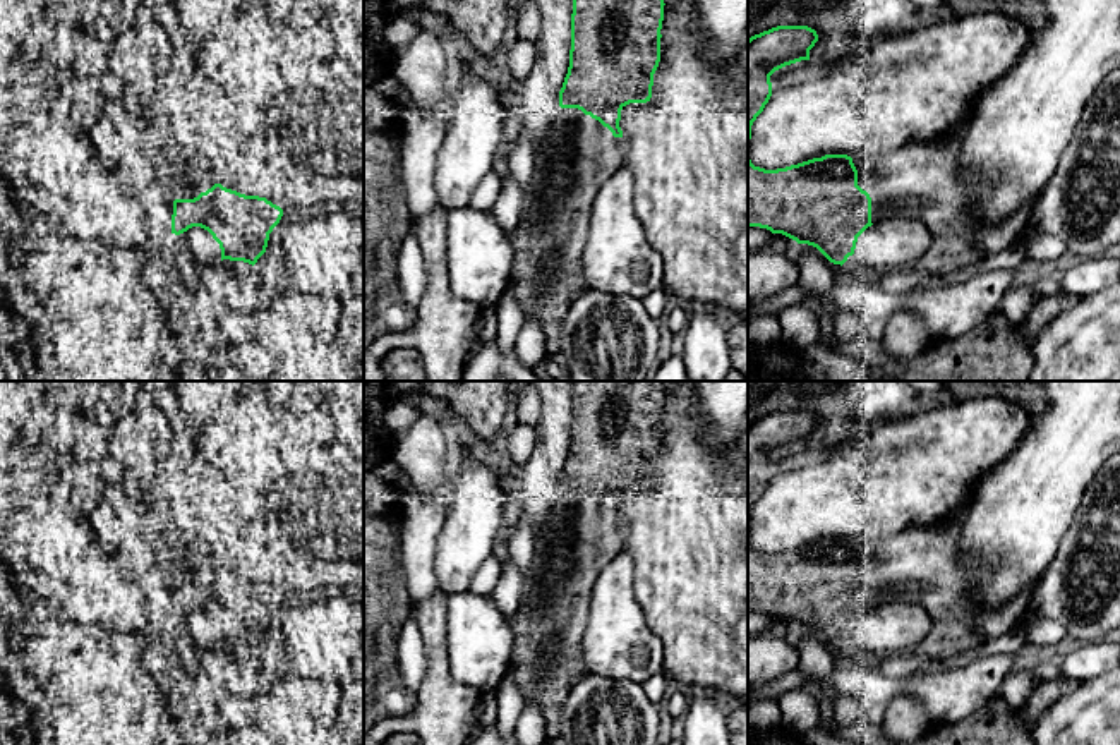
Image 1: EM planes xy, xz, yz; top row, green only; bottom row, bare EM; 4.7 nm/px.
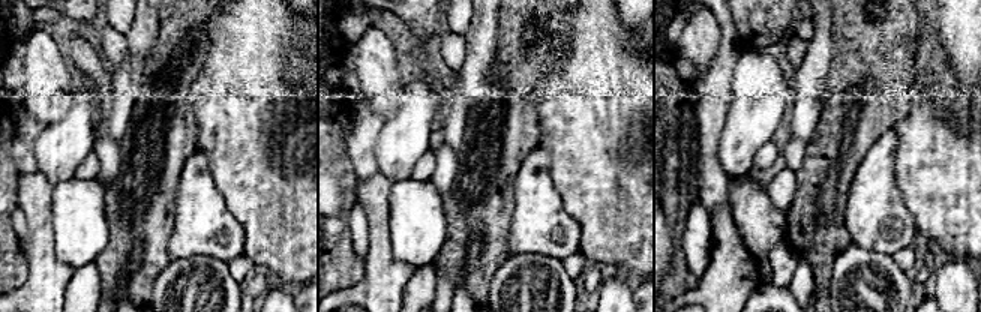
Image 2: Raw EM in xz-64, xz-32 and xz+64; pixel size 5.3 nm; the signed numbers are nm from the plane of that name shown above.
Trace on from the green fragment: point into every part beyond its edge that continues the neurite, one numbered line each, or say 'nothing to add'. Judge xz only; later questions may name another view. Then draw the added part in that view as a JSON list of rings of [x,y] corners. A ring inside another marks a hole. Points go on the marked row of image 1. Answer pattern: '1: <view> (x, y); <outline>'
1: xz (577, 155); [[[561,108],[549,125],[539,149],[520,223],[508,235],[513,268],[506,294],[533,318],[544,331],[547,354],[557,354],[561,331],[571,304],[587,290],[583,280],[583,249],[593,199],[600,185],[623,167],[626,137],[614,137],[599,120],[578,108]]]

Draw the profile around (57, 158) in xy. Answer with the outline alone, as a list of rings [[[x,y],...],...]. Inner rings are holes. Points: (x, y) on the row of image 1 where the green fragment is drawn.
[[[51,129],[34,141],[24,184],[65,192],[87,170],[87,146],[69,130]]]

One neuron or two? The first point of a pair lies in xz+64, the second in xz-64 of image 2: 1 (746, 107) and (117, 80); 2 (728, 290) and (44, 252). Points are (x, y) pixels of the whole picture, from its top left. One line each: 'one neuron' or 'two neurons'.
1: two neurons
2: one neuron

